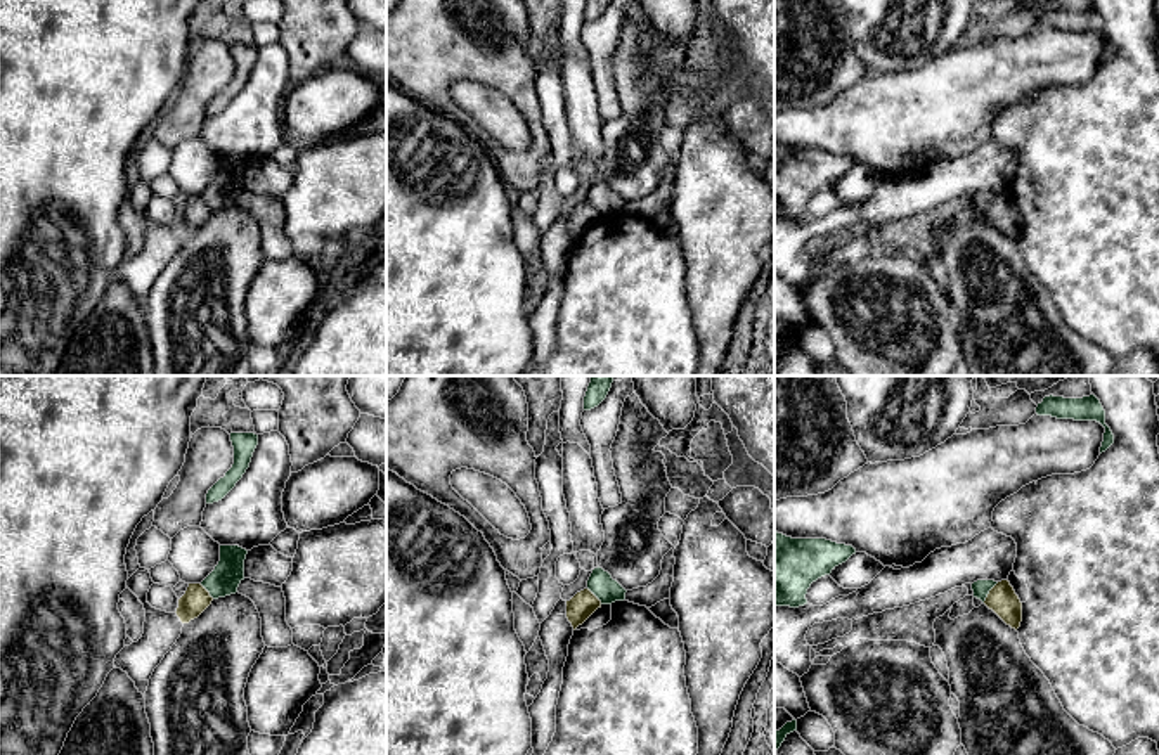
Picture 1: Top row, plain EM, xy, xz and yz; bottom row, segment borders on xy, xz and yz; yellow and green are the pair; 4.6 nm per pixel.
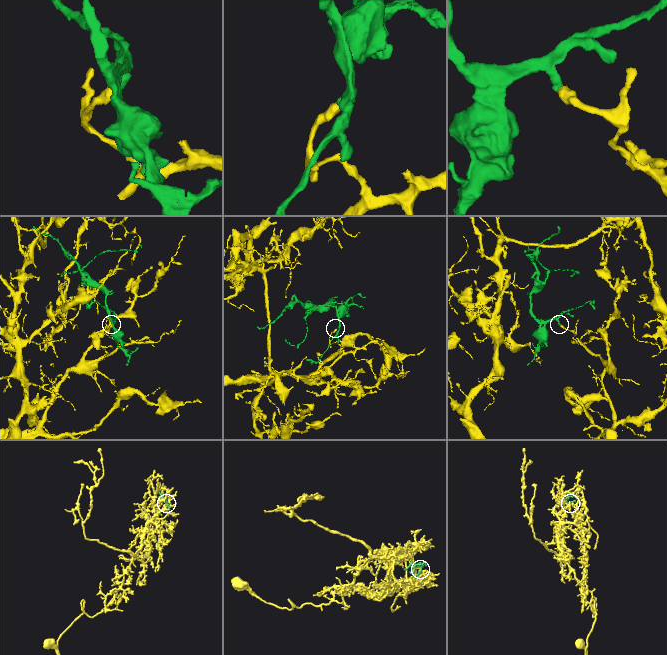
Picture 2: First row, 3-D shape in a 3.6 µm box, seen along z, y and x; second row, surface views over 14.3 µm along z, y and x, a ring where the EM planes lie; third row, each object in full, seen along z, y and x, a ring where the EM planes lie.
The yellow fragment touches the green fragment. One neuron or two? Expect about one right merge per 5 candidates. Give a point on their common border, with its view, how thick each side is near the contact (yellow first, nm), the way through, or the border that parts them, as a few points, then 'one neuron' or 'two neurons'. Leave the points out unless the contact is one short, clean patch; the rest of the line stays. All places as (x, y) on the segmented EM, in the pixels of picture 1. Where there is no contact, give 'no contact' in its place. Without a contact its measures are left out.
yz (990, 593) | 140/80 nm | along yz (998, 582), (983, 601) | two neurons

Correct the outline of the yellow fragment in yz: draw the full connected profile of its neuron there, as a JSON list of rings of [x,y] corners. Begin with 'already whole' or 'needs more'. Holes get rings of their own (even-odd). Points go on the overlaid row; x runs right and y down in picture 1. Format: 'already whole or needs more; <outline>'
already whole; [[[1008,580],[998,582],[987,594],[984,604],[1007,625],[1019,629],[1022,622],[1022,603]]]

